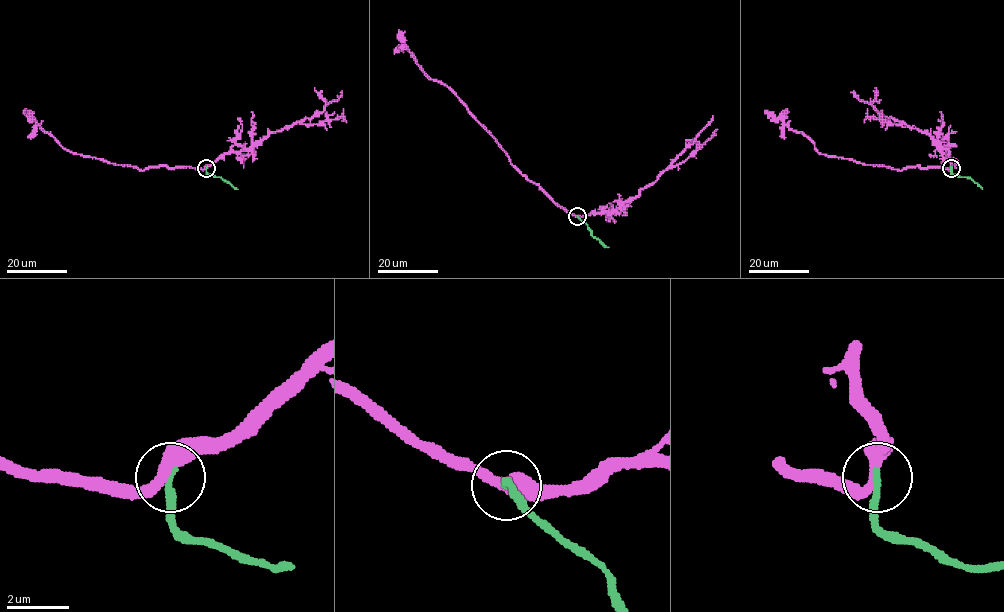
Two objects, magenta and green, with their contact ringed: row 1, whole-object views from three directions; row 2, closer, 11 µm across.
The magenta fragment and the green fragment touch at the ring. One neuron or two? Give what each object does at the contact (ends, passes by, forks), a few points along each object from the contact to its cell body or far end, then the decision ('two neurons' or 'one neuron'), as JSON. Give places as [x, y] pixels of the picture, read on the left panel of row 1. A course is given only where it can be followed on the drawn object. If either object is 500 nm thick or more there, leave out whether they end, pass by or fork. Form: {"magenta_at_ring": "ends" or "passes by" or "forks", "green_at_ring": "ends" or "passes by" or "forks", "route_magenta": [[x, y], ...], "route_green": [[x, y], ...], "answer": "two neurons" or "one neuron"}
{"magenta_at_ring": "passes by", "green_at_ring": "ends", "route_magenta": [[206, 167], [159, 166], [140, 170], [72, 154], [43, 130], [27, 111]], "route_green": [[206, 168], [207, 173], [220, 177], [237, 189]], "answer": "one neuron"}

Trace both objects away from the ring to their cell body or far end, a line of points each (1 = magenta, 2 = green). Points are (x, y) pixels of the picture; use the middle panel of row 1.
1: (577, 216), (560, 207), (538, 185), (530, 182), (455, 93), (431, 80), (405, 46), (398, 30)
2: (577, 216), (591, 234), (608, 247)

